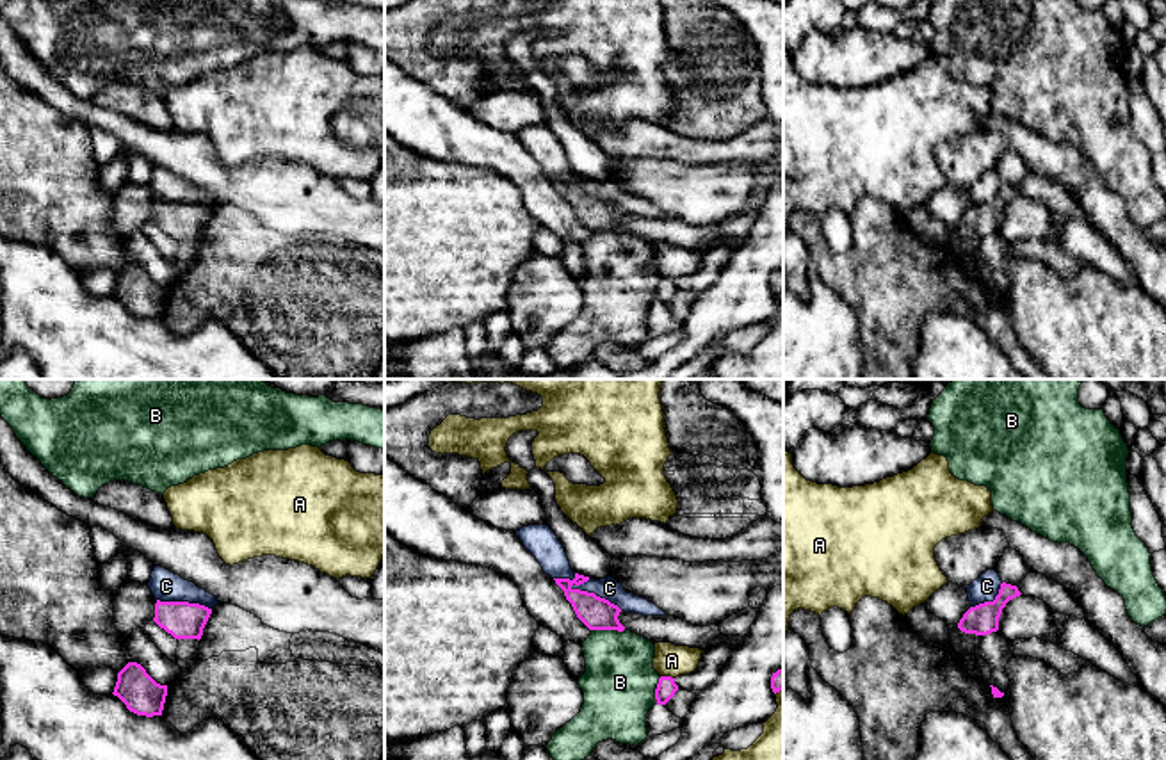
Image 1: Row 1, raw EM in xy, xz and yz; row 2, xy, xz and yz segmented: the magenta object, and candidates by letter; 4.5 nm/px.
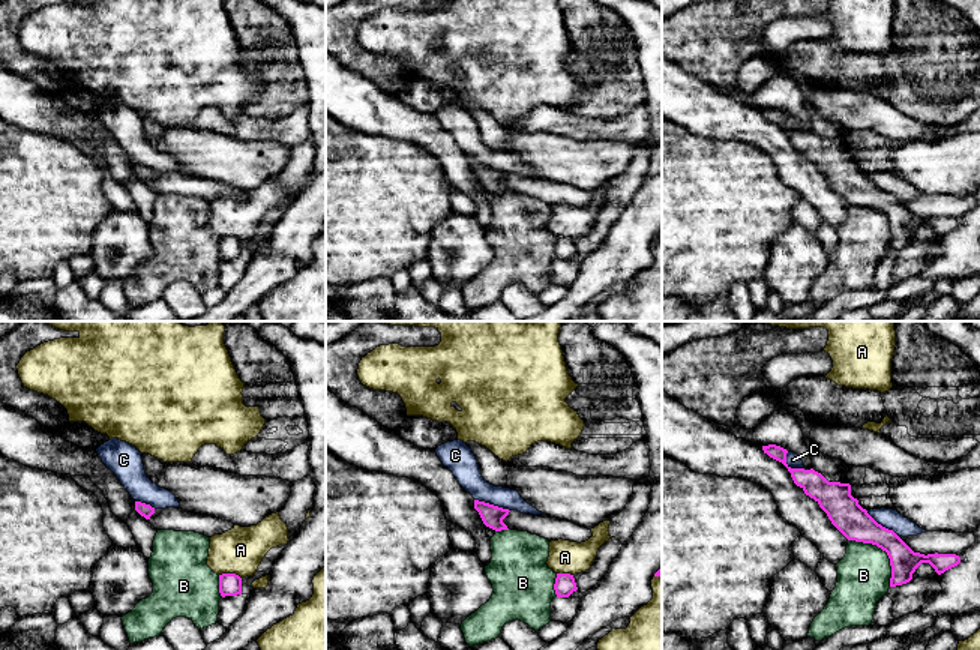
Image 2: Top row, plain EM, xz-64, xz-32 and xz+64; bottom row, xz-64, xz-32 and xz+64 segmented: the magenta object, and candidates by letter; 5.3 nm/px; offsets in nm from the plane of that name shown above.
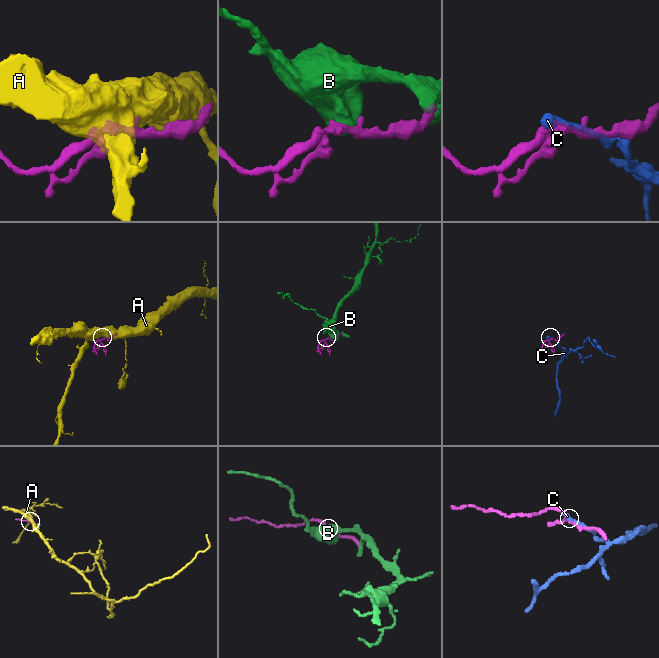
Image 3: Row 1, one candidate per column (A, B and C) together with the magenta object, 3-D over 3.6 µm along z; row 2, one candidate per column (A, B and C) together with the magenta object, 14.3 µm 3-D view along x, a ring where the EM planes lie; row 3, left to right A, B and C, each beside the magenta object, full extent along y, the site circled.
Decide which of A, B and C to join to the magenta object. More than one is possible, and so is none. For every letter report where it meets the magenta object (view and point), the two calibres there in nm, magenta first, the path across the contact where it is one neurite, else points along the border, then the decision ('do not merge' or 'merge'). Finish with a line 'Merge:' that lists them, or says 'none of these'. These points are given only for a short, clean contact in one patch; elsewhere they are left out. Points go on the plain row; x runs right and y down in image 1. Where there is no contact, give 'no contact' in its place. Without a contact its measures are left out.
A: meets magenta in xz at (668, 278); 90 nm thick on the magenta side, 140 nm on the other; do not merge
B: meets magenta in xz at (607, 230); 150 nm thick on the magenta side, 320 nm on the other; do not merge
C: meets magenta in xz at (586, 193); 150 nm thick on the magenta side, 100 nm on the other; do not merge
Merge: none of these

